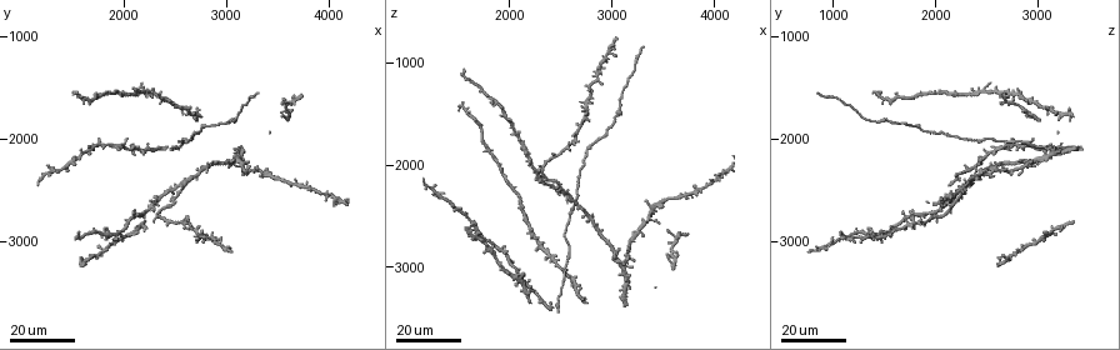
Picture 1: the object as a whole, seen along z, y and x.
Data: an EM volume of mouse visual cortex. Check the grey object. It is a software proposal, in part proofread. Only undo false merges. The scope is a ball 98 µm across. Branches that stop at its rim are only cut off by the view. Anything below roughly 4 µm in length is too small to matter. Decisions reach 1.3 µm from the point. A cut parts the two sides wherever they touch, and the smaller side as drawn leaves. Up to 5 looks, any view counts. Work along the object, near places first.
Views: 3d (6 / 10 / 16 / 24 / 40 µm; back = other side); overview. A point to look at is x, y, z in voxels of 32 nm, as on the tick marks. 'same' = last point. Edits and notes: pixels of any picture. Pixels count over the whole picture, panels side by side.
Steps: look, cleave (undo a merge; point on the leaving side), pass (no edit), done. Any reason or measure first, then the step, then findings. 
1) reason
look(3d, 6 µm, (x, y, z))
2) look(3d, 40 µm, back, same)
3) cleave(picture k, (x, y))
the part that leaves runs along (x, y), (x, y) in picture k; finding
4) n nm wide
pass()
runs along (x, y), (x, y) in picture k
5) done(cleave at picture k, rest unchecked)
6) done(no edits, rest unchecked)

two arms at a narrow angle
look(3d, 24 µm, (2640, 1740, 3180))

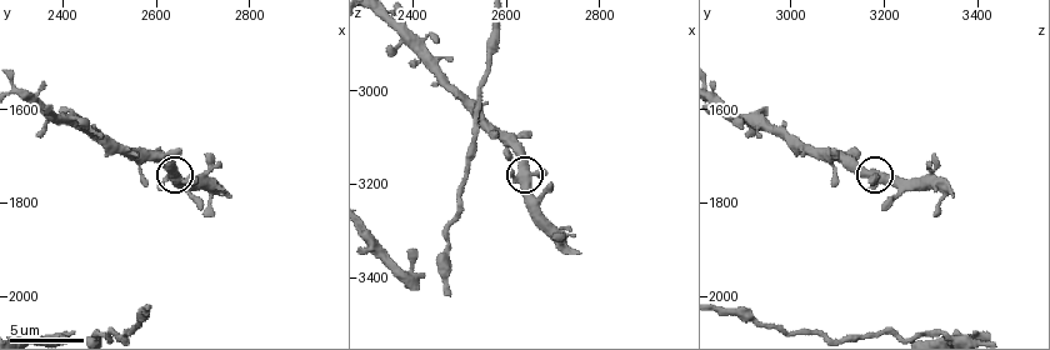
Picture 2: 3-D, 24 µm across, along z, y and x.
look(3d, 10 µm, same)

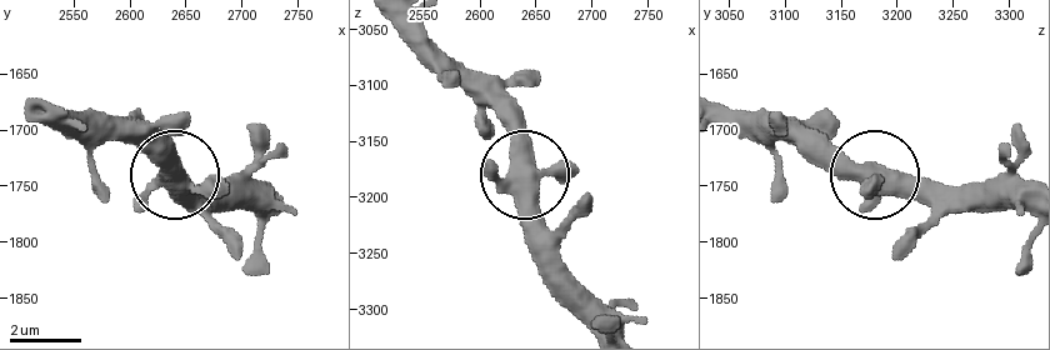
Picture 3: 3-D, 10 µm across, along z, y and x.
pass()
one neuron here

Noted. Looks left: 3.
arms part here
look(3d, 24 µm, (3160, 2120, 3160))

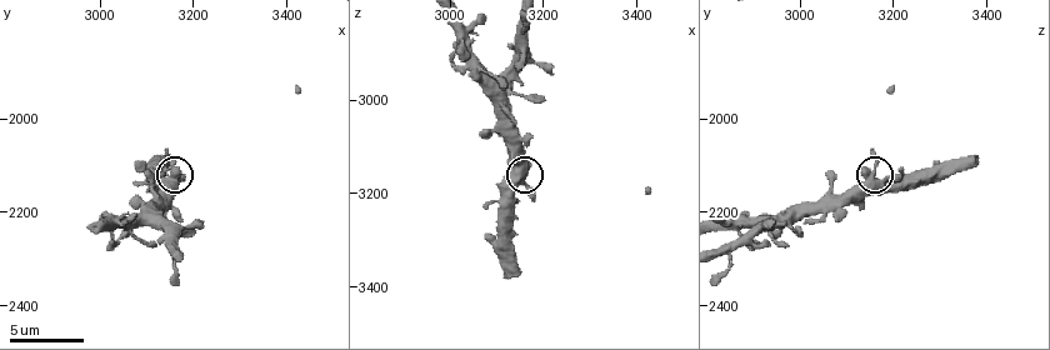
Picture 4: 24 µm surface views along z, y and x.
look(3d, 6 µm, (3160, 2120, 3150))

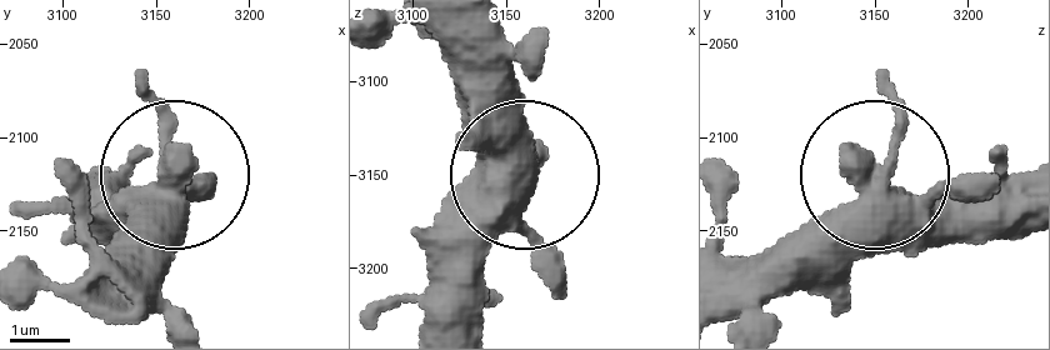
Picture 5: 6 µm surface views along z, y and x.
430 nm wide
pass()
all the same neuron

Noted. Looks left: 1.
done(no edits, rest unchecked)

